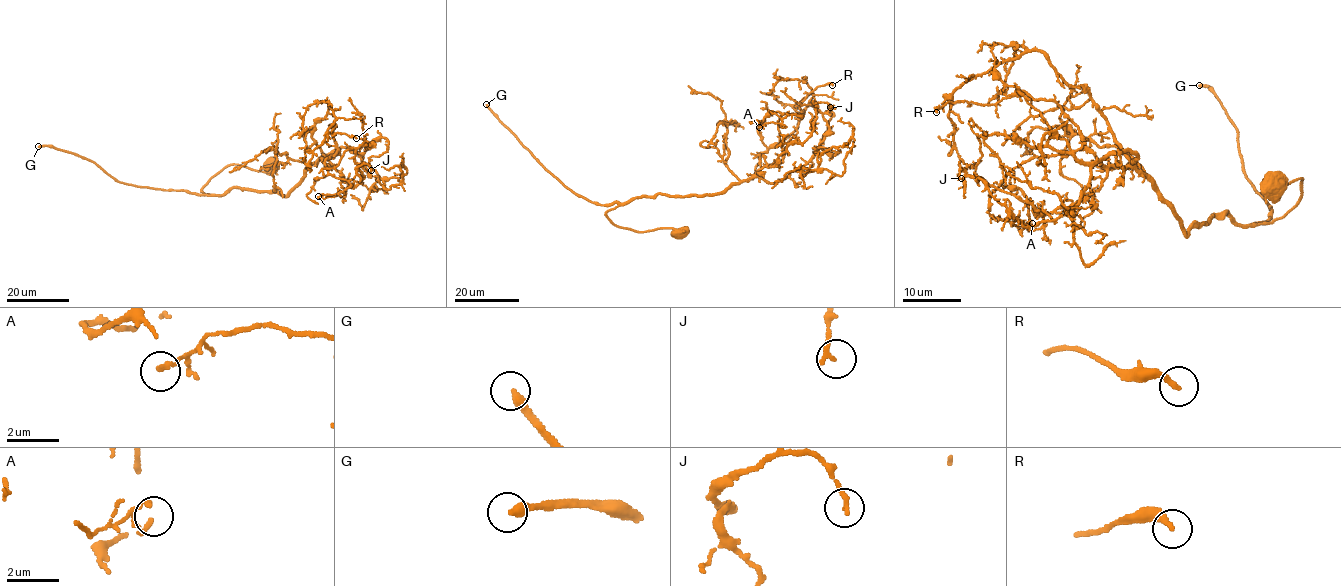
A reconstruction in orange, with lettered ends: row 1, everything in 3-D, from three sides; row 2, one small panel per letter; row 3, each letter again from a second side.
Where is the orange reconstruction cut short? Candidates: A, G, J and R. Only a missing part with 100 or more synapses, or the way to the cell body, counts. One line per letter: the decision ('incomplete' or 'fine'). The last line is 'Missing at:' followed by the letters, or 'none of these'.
A: fine
G: incomplete
J: fine
R: fine
Missing at: G

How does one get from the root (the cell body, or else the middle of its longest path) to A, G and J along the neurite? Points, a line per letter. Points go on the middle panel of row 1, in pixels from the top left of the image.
A: (679, 232), (620, 228), (606, 213), (749, 180), (781, 162), (781, 114), (801, 115), (759, 127)
G: (679, 232), (673, 228), (645, 231), (618, 227), (606, 213), (617, 204), (596, 204), (564, 186), (486, 104)
J: (679, 232), (620, 228), (606, 213), (658, 194), (720, 194), (807, 139), (818, 102), (830, 107)

